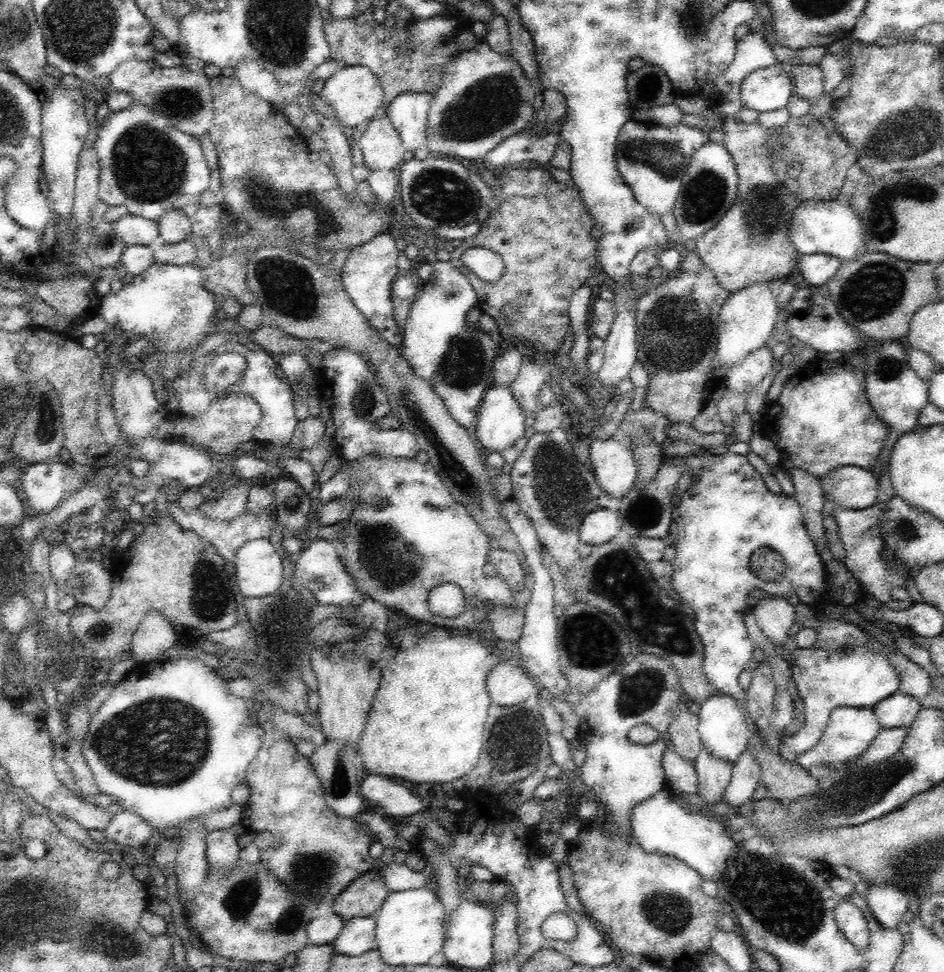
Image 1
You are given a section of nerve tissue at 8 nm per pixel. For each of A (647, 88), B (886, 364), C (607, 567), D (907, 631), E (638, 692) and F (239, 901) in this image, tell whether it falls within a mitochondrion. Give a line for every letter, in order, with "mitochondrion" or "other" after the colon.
A: other
B: mitochondrion
C: mitochondrion
D: other
E: mitochondrion
F: mitochondrion

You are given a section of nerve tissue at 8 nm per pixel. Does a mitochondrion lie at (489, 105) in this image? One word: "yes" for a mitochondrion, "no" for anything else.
yes

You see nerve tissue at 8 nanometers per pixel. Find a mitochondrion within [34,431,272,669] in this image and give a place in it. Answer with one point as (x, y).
(208, 602)

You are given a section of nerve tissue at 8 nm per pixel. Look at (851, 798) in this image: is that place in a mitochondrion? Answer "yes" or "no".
yes

